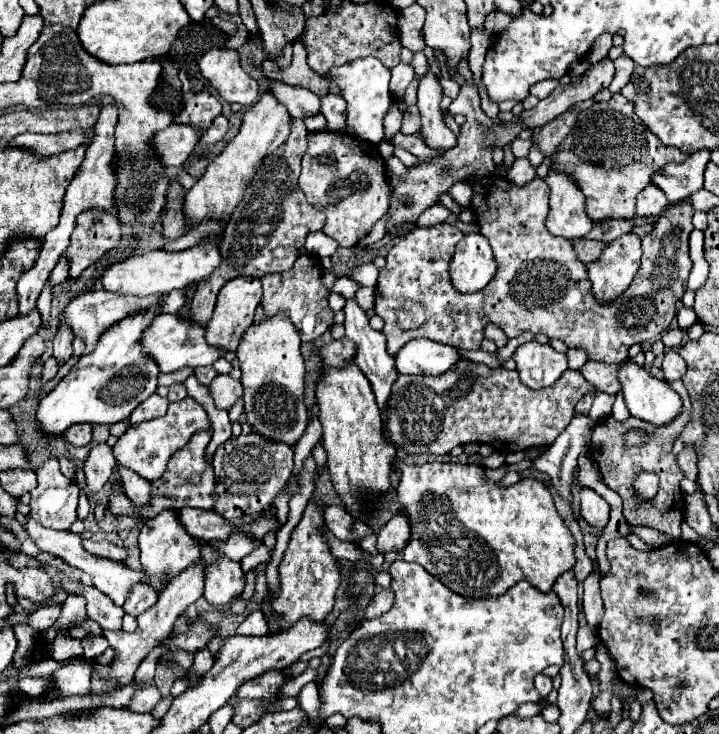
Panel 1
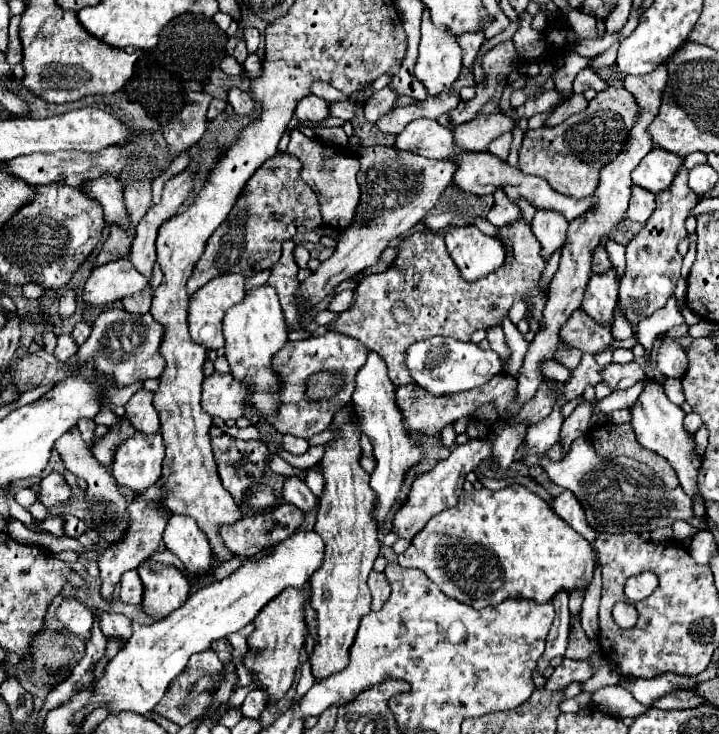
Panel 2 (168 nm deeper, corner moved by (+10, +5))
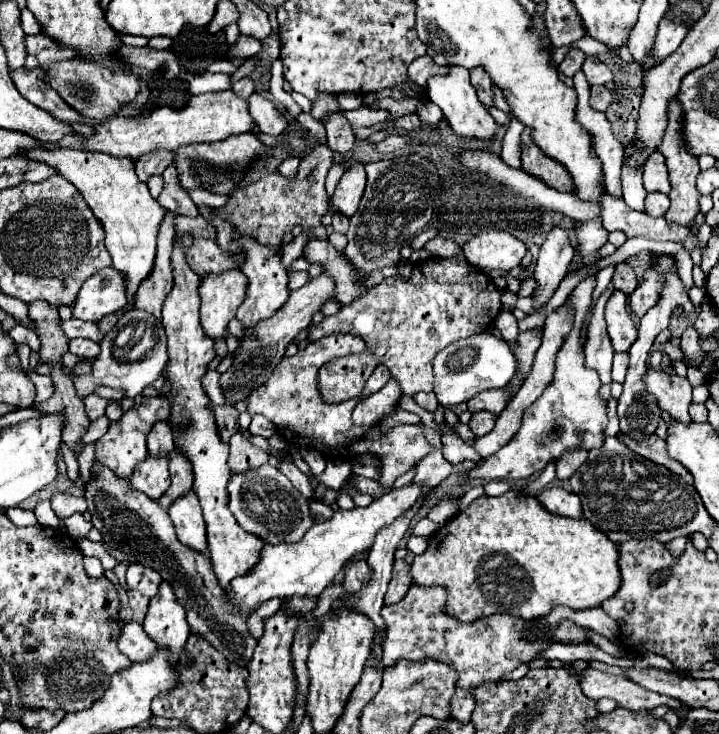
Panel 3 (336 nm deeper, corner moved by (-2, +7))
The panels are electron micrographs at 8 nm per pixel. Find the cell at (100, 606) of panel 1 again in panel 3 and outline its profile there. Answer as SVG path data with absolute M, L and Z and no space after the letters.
M128 621L118 637L118 649L132 661L144 661L144 657L156 649L156 643L146 635L140 623Z

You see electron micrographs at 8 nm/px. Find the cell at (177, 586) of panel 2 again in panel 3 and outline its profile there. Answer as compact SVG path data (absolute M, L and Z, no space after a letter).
M160 583L158 593L150 599L150 609L144 619L144 631L158 643L168 645L172 653L182 653L190 637L186 609L178 603L172 585Z

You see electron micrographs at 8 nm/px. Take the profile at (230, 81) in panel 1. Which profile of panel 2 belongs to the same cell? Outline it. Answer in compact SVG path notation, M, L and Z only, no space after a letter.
M232 87L228 91L228 103L234 107L234 113L242 115L242 117L250 117L254 107L256 107L252 95L246 93L246 91L240 91L238 87Z

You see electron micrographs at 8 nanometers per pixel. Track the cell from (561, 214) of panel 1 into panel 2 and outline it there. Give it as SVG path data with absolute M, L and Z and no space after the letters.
M536 211L532 221L532 233L542 245L540 253L544 255L544 261L548 261L550 255L564 245L566 229L568 221L564 219L564 215L556 211Z

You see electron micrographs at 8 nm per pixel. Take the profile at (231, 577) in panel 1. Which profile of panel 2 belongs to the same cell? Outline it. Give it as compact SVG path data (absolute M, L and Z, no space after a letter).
M172 515L168 519L166 531L164 531L164 545L176 557L182 559L182 563L188 567L188 571L192 571L192 573L210 571L212 551L210 551L208 539L204 533L200 533L200 529L192 517Z

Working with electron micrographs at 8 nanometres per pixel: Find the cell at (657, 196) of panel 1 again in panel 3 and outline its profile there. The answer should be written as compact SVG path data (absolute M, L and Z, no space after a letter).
M648 193L648 195L646 195L644 211L646 211L648 215L660 217L660 215L664 215L664 213L668 211L668 207L670 207L668 195L664 195L664 193Z

